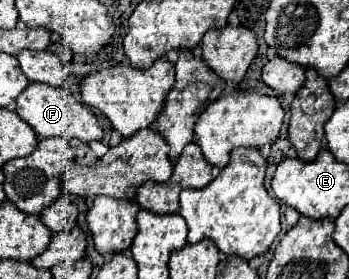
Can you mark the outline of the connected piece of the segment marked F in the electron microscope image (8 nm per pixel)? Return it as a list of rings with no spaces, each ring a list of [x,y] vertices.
[[[30,83],[16,99],[16,113],[20,115],[20,119],[30,123],[32,131],[38,137],[64,137],[68,141],[80,139],[82,143],[102,139],[102,127],[98,125],[96,115],[86,105],[72,99],[72,95],[60,87],[50,87],[44,83]]]

